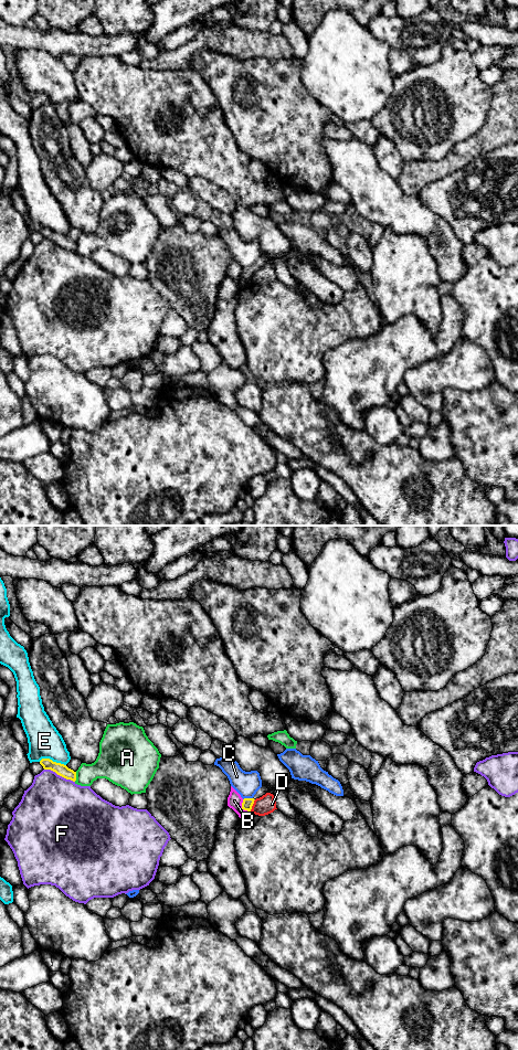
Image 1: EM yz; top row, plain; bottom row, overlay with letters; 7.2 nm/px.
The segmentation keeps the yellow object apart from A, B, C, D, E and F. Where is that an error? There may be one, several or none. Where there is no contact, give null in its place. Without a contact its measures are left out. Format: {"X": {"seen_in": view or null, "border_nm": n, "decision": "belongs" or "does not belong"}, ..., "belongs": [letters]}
{"A": {"seen_in": "yz", "border_nm": 70, "decision": "does not belong"}, "B": {"seen_in": "yz", "border_nm": 110, "decision": "does not belong"}, "C": {"seen_in": "yz", "border_nm": 70, "decision": "does not belong"}, "D": {"seen_in": "yz", "border_nm": 100, "decision": "does not belong"}, "E": {"seen_in": "yz", "border_nm": 200, "decision": "does not belong"}, "F": {"seen_in": "yz", "border_nm": 240, "decision": "does not belong"}, "belongs": []}

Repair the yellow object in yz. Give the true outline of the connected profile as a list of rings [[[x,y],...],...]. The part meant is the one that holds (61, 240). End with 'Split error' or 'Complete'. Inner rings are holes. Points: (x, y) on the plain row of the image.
[[[42,229],[40,231],[40,234],[43,236],[44,240],[51,240],[55,242],[57,245],[71,250],[73,252],[76,251],[76,242],[73,240],[68,238],[66,235],[53,232],[50,229]]]. Complete

